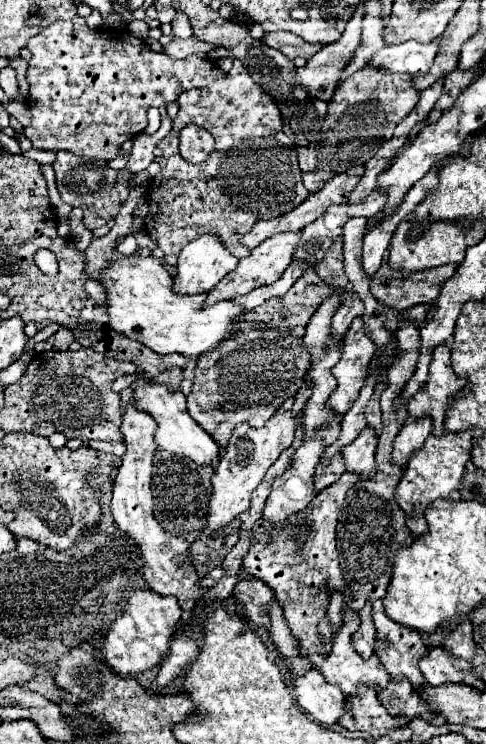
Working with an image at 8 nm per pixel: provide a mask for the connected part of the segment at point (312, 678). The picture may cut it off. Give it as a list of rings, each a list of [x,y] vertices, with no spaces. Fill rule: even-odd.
[[[316,670],[308,672],[302,678],[294,678],[294,684],[298,704],[310,718],[326,726],[340,722],[348,702],[348,696],[342,694],[340,688],[328,684]]]

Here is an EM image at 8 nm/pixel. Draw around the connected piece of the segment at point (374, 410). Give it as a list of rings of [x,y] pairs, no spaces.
[[[378,382],[376,384],[376,388],[374,388],[374,394],[372,394],[372,398],[370,398],[370,402],[368,402],[368,406],[366,406],[366,420],[368,420],[368,426],[372,426],[372,428],[376,428],[376,432],[380,432],[380,428],[382,428],[382,410],[380,410],[380,394],[384,392],[384,388],[386,388],[386,384],[384,382]]]

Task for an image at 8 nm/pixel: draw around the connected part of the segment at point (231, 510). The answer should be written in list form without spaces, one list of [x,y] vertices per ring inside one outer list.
[[[276,410],[272,420],[268,420],[268,424],[260,430],[256,430],[248,424],[236,426],[236,430],[232,432],[232,438],[230,438],[230,444],[210,480],[212,496],[208,502],[206,524],[204,524],[204,530],[208,530],[210,536],[214,536],[220,528],[228,526],[234,518],[238,518],[244,510],[250,508],[250,494],[262,482],[266,470],[278,460],[278,456],[286,448],[290,448],[290,444],[294,440],[294,430],[296,430],[296,420],[292,420],[290,412],[282,412],[282,410]]]

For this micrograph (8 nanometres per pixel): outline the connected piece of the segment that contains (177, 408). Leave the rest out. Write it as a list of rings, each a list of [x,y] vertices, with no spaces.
[[[140,372],[140,378],[132,384],[134,390],[134,404],[136,408],[148,412],[156,424],[156,444],[172,454],[180,454],[186,456],[190,460],[194,460],[196,464],[212,464],[212,460],[216,460],[220,456],[220,448],[218,444],[192,420],[192,416],[186,410],[186,396],[180,390],[168,390],[166,384],[152,384],[144,372]]]

